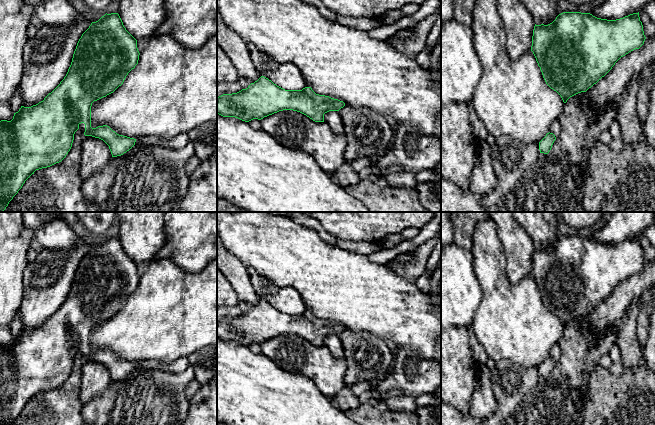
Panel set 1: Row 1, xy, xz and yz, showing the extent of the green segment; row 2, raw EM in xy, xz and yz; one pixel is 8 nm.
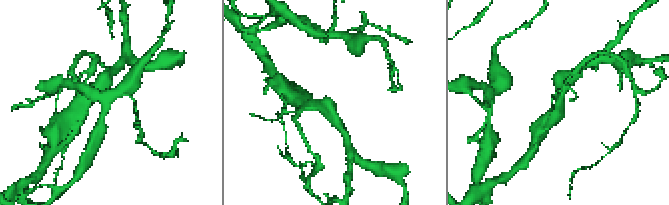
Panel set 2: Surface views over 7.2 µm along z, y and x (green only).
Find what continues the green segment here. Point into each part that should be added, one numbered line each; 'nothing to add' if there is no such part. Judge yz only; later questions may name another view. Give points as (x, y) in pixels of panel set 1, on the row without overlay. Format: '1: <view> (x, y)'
1: yz (555, 350)

